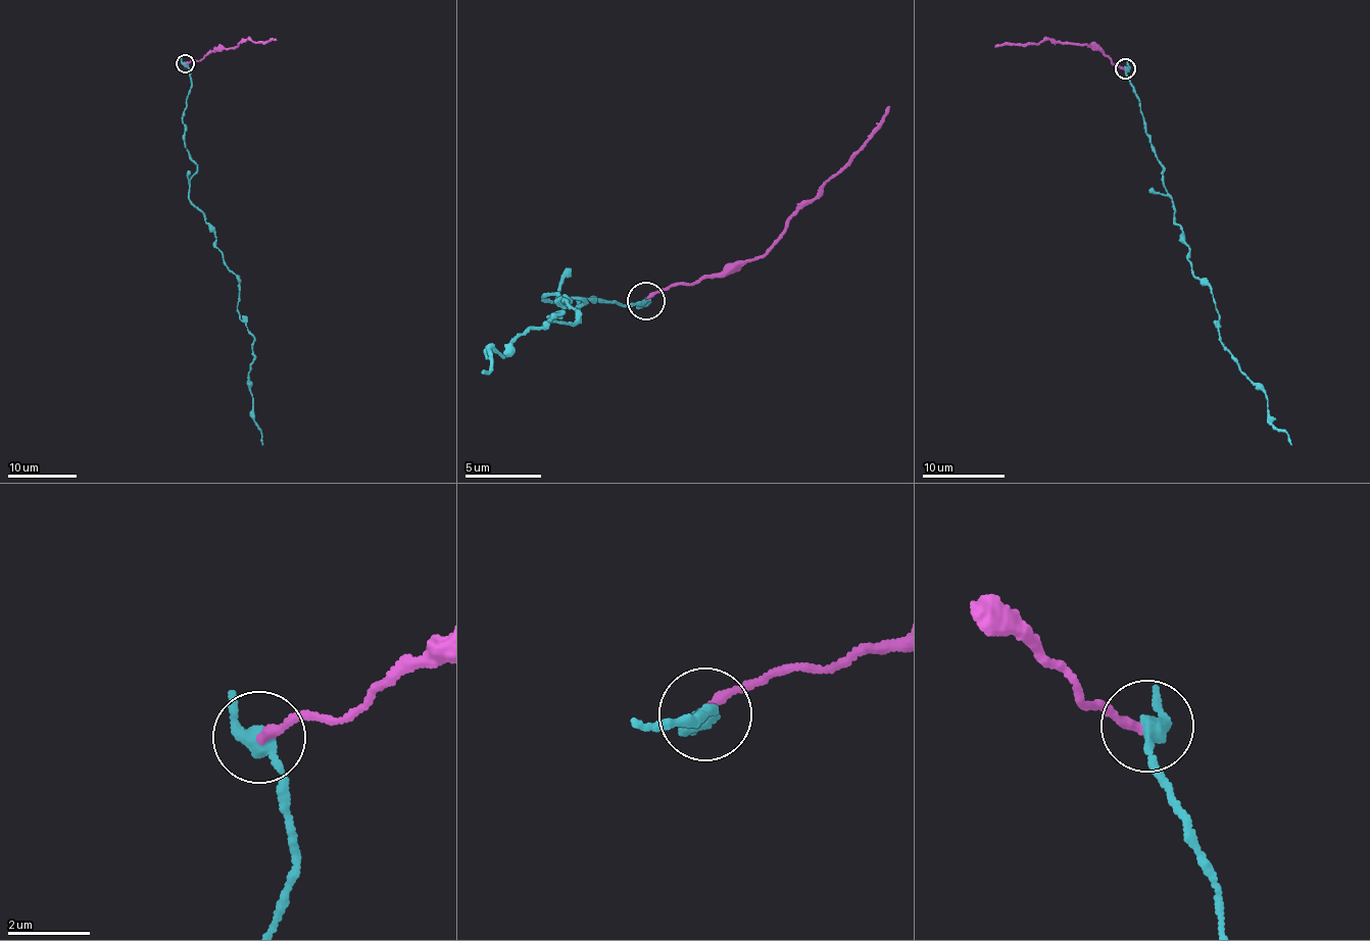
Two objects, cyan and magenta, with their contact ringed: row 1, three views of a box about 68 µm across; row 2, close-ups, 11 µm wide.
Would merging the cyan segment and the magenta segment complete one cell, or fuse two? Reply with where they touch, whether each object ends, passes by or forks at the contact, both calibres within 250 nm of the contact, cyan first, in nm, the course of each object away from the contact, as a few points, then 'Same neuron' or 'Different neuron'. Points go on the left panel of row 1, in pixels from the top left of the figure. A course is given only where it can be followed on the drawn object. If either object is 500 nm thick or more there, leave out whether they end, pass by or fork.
Place: (185, 63). At the ring cyan passes by. At the ring magenta ends. Thickness 320 nm (cyan) against 200 nm. Course of cyan: (185, 63), (184, 135), (196, 166), (189, 200), (237, 278), (263, 444). Course of magenta: (185, 62), (203, 59), (209, 52), (231, 48), (249, 39), (257, 43), (276, 40). Different neuron

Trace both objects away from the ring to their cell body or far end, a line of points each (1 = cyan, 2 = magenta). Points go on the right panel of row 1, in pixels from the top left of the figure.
1: (1126, 67), (1192, 273), (1210, 288), (1220, 342), (1264, 391), (1268, 421), (1288, 435), (1290, 444)
2: (1124, 68), (1087, 44), (1047, 39), (1036, 44), (994, 46)

